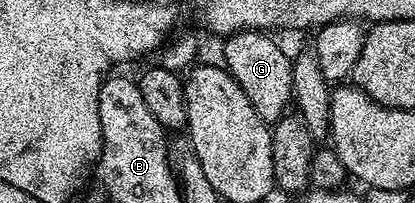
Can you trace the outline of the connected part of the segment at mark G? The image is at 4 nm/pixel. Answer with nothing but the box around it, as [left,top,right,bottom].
[222,31,293,125]

